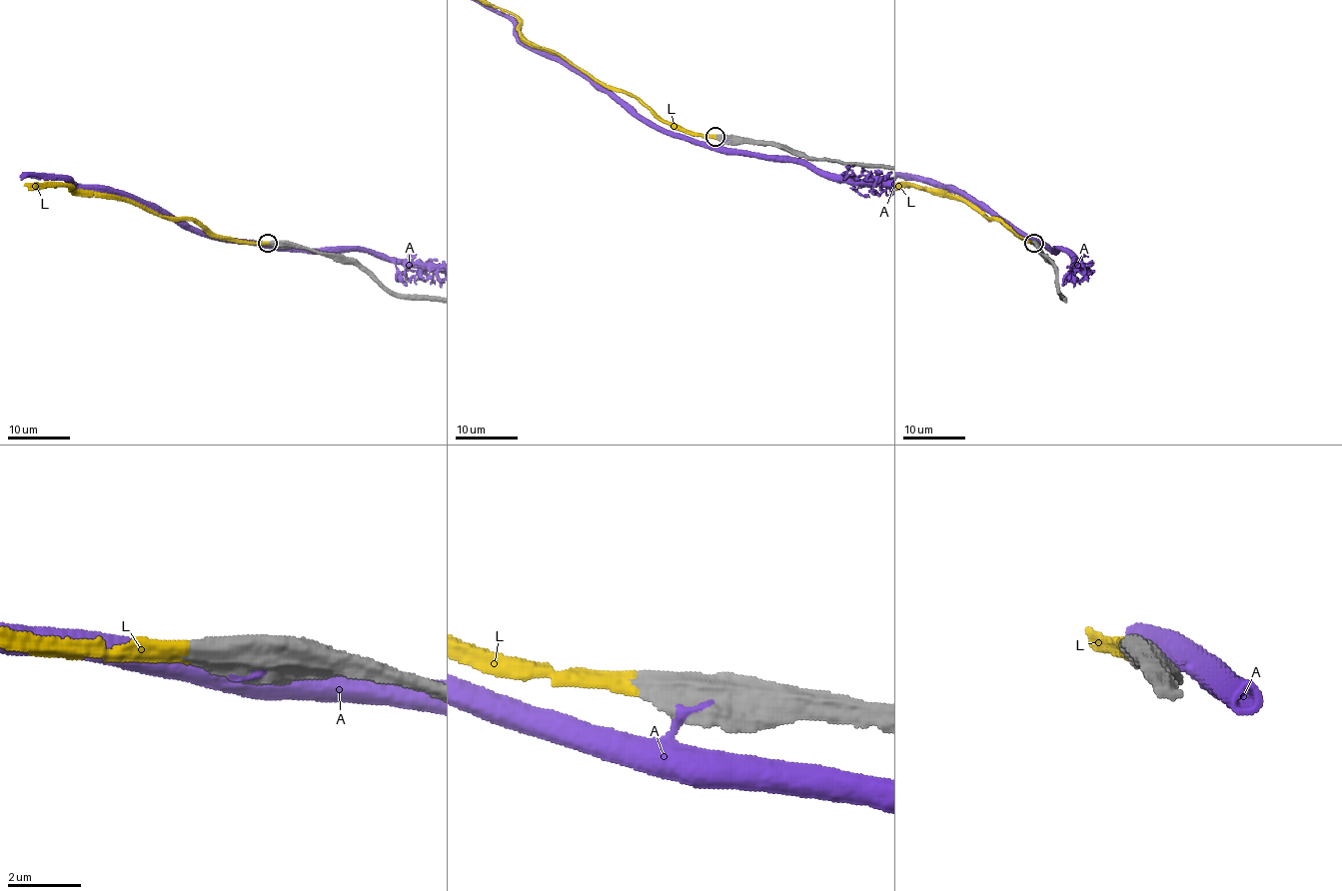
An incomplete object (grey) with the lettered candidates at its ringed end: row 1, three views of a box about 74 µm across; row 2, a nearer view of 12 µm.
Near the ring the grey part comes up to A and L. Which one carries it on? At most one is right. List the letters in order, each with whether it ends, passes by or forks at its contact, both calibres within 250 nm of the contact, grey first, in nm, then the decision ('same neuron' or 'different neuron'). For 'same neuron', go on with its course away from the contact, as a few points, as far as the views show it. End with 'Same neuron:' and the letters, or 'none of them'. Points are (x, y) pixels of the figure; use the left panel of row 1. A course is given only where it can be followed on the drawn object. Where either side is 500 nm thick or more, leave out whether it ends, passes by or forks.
A: 900/240 nm | different neuron
L: 600/420 nm | same neuron
Same neuron: L

